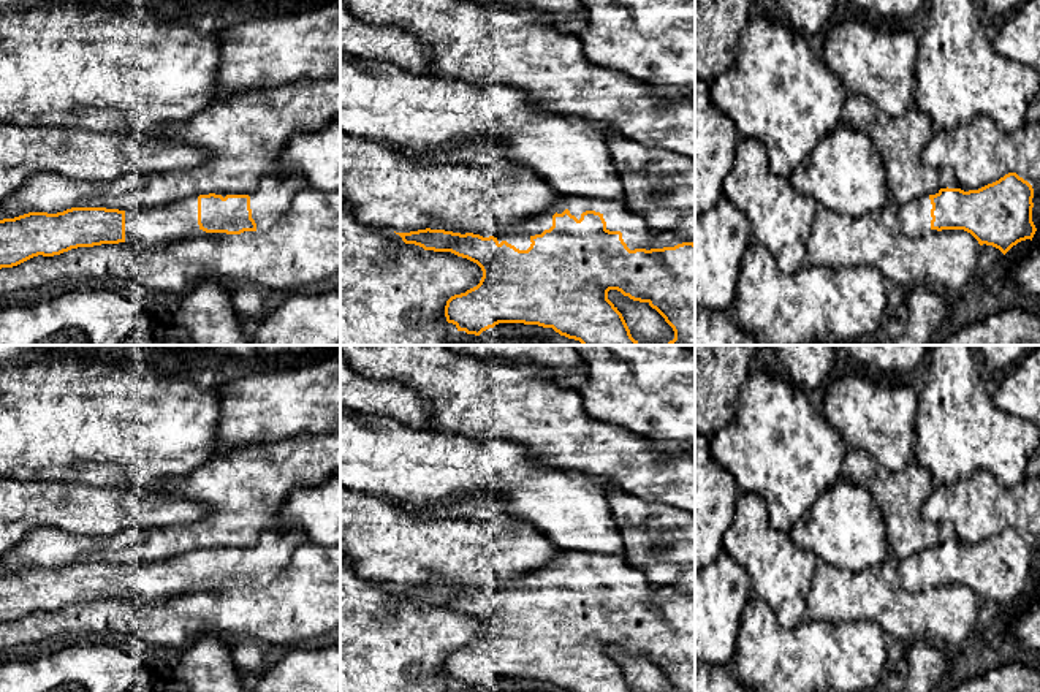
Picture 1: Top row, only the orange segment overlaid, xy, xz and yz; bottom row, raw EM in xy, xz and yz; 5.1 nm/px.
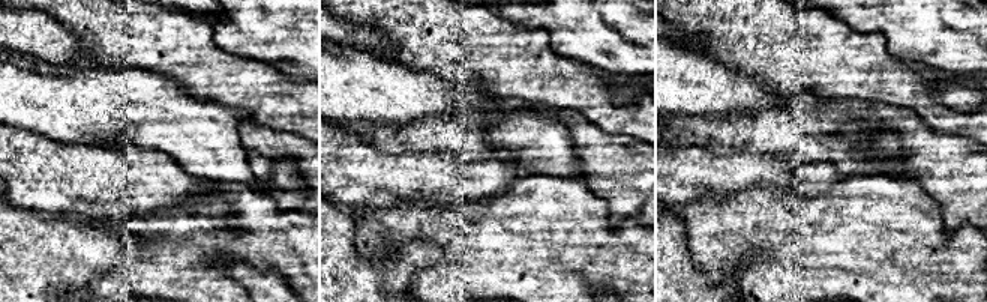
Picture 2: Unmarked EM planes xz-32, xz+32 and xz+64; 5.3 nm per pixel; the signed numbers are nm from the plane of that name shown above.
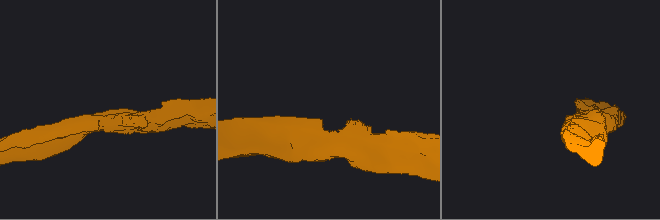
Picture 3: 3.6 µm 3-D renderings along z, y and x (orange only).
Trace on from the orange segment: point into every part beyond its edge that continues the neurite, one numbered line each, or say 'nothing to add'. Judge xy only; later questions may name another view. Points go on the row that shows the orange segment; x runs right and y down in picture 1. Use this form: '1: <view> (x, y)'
1: xy (276, 190)

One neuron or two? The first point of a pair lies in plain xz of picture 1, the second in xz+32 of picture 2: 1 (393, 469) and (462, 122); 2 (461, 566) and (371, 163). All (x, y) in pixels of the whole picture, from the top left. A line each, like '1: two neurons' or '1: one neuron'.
1: two neurons
2: one neuron

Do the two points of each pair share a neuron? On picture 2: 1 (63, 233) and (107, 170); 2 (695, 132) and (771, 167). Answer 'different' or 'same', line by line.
1: different
2: different

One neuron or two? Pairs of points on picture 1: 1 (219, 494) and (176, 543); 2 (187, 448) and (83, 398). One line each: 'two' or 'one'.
1: one
2: one

